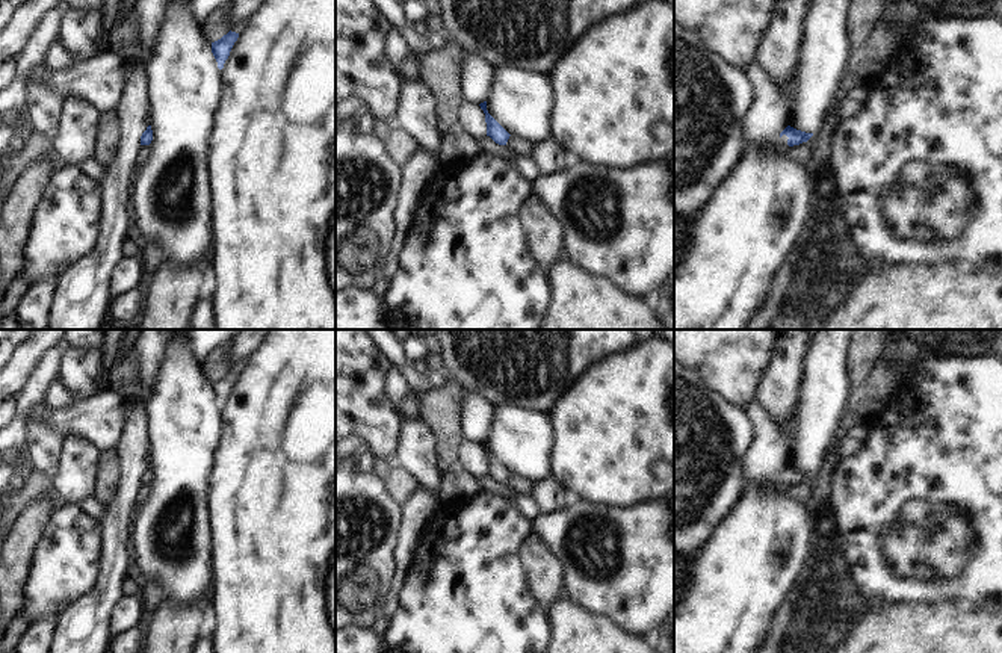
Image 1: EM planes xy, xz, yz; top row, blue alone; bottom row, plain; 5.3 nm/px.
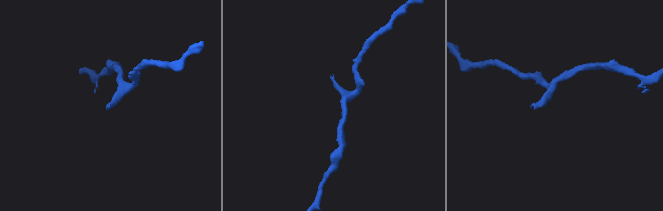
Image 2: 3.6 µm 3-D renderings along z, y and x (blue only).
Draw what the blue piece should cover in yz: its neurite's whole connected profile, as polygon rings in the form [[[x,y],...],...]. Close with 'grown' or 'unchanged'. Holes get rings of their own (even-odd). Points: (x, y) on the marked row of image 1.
[[[787,125],[780,133],[780,139],[777,141],[777,145],[780,148],[787,148],[787,147],[799,145],[803,142],[807,142],[812,136],[813,136],[813,133],[806,133],[806,132],[801,132],[801,130],[796,130],[793,127]]]; grown

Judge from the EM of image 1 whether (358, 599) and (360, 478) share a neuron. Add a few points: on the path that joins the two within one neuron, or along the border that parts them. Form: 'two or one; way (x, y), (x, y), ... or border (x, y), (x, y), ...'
one; way (358, 569), (361, 532), (357, 528), (358, 508)

